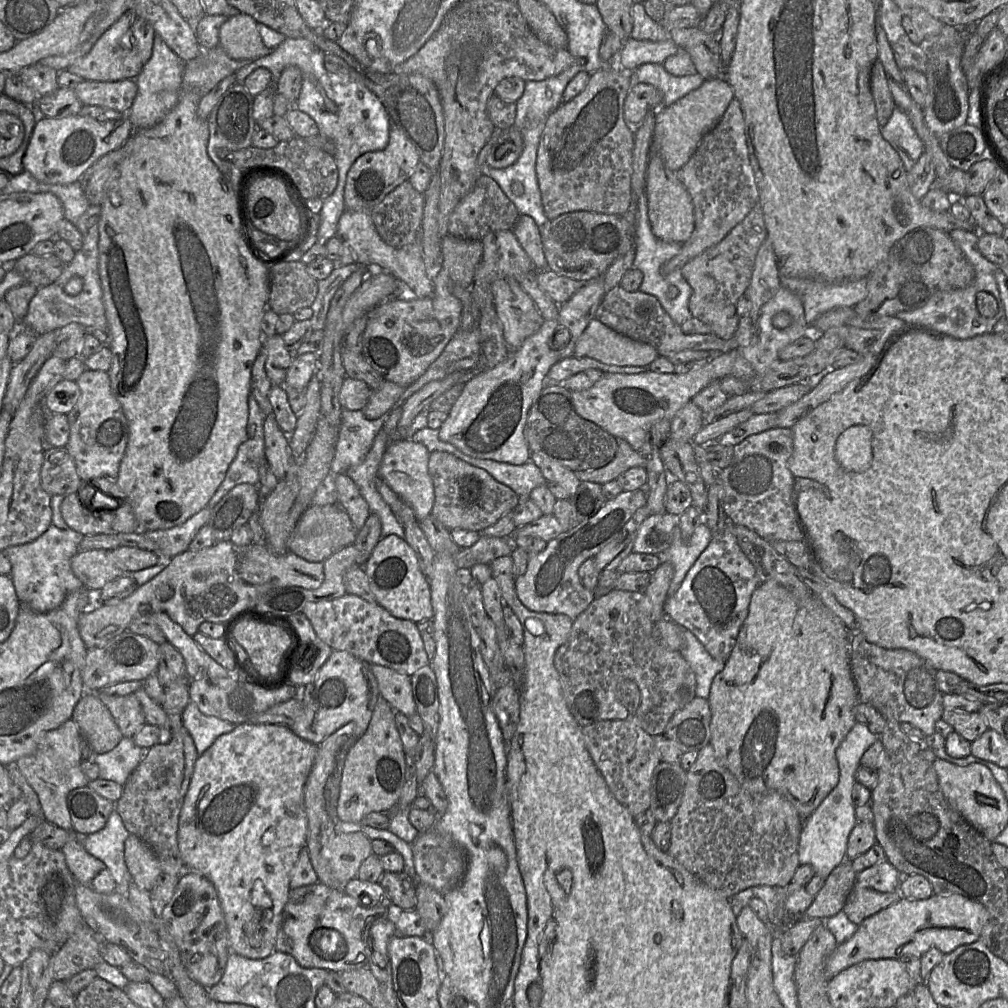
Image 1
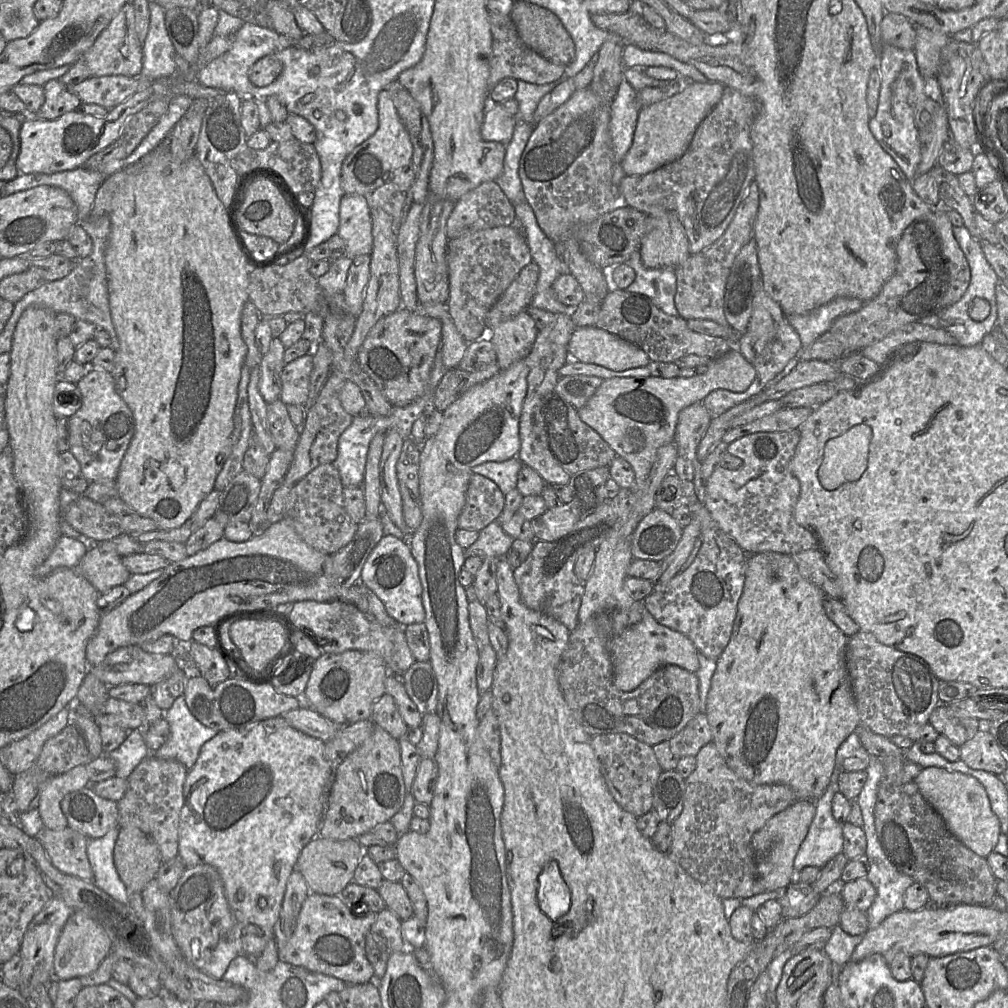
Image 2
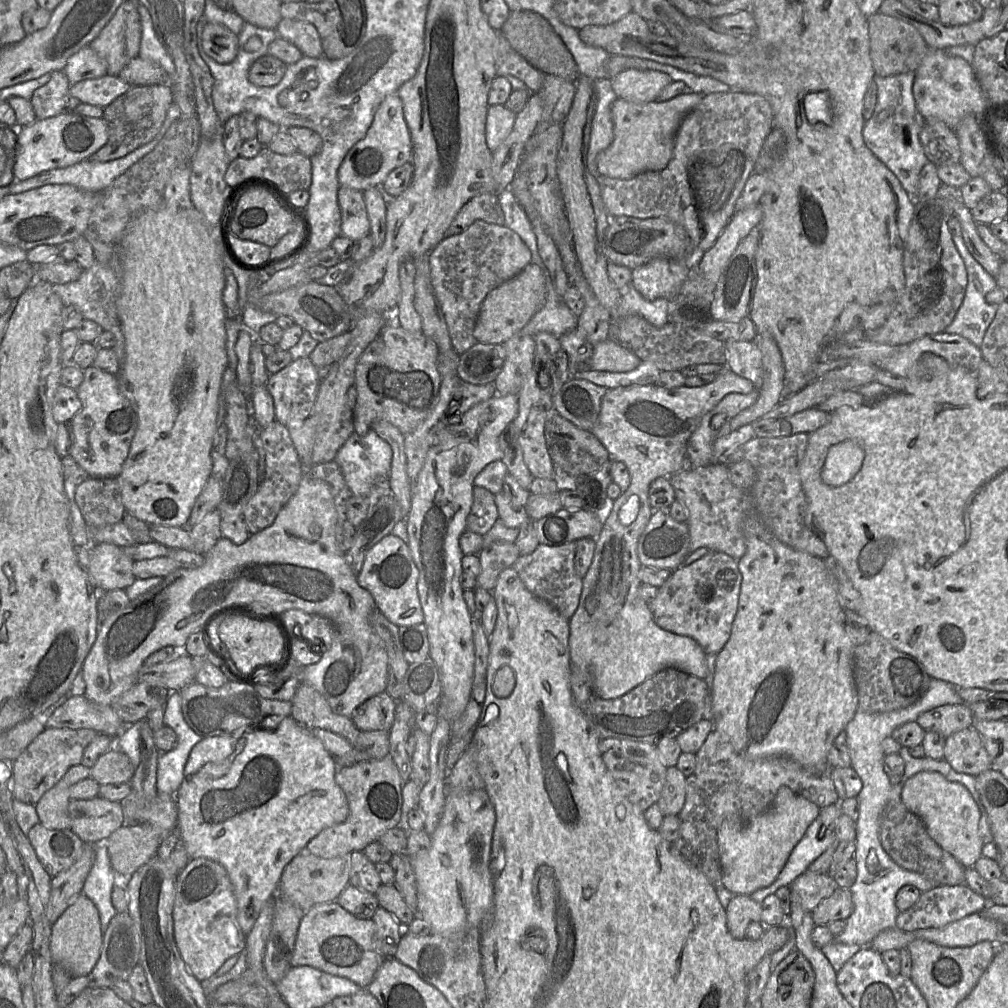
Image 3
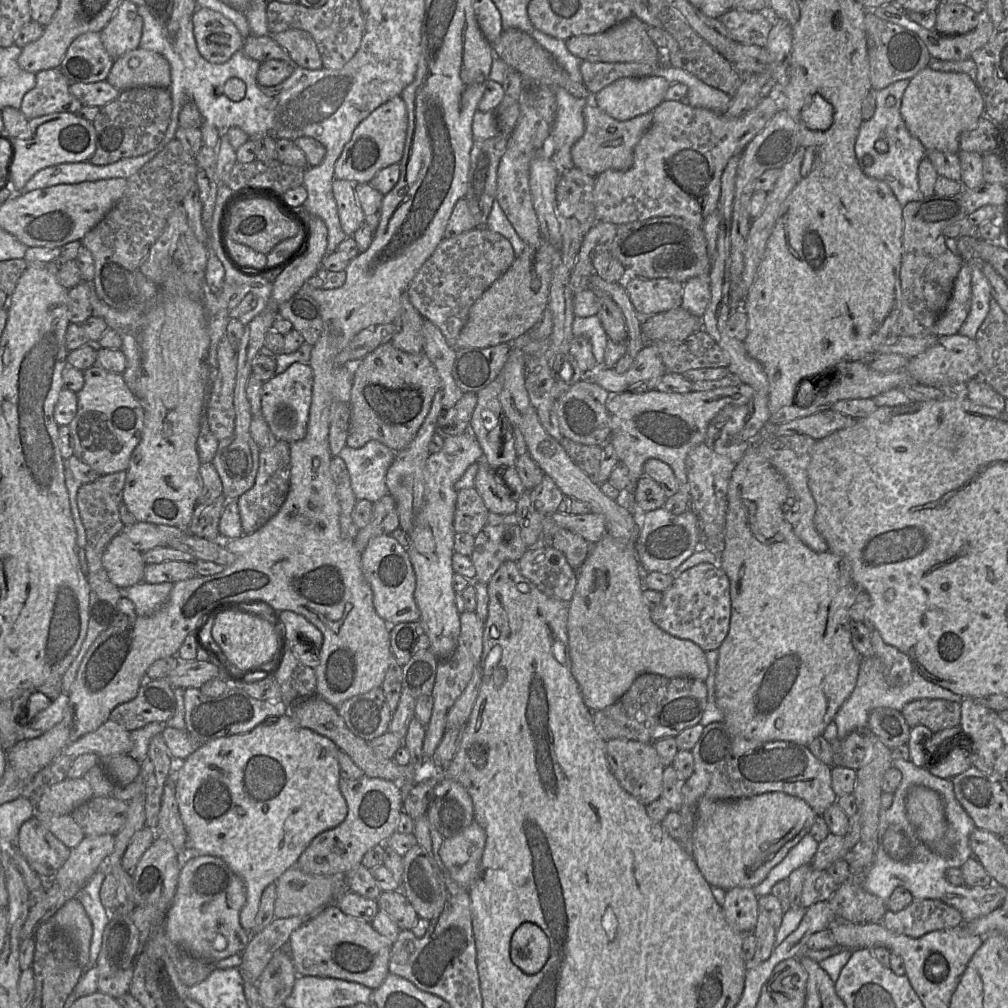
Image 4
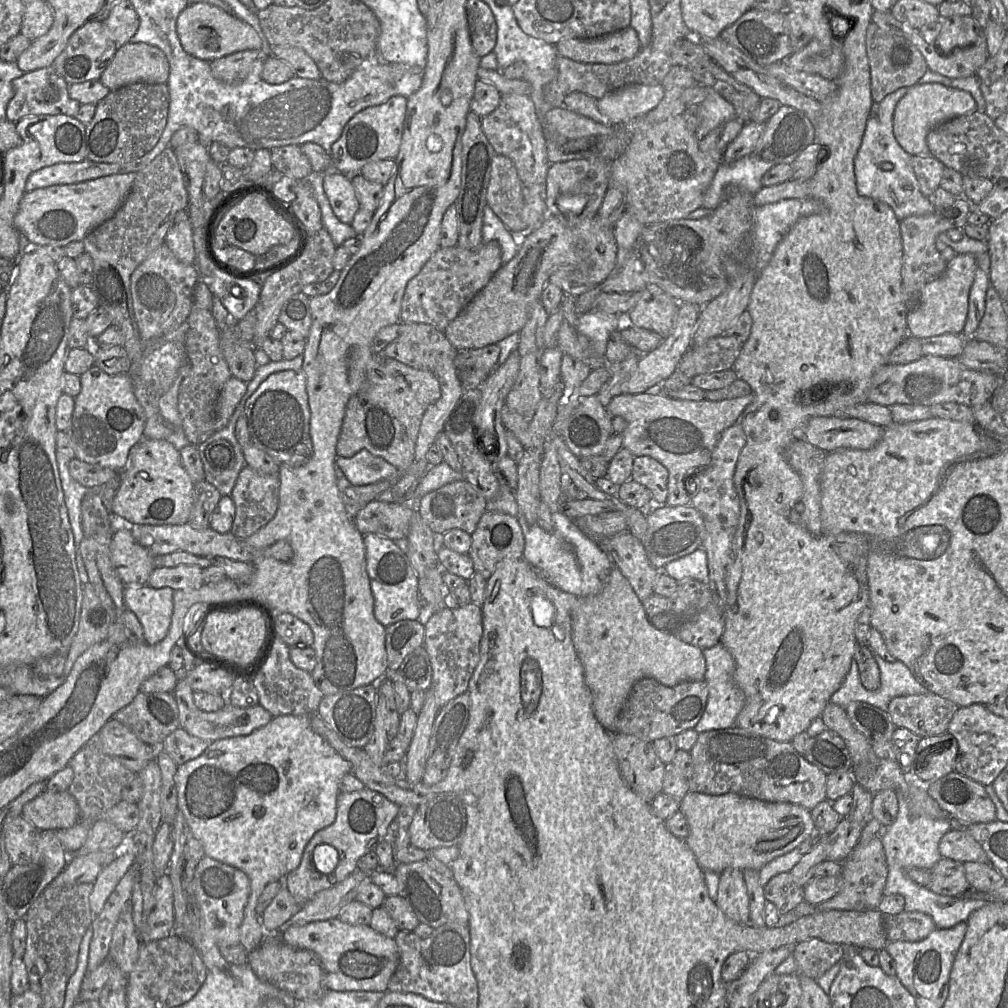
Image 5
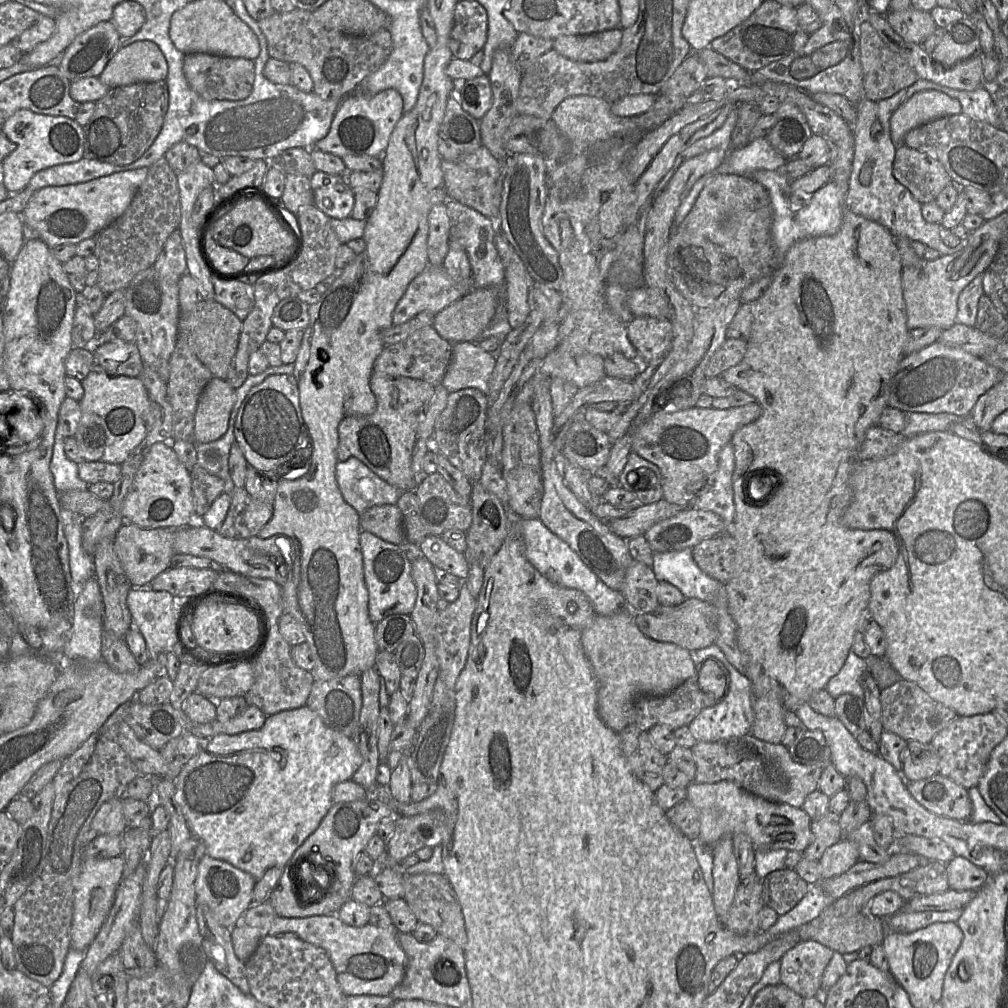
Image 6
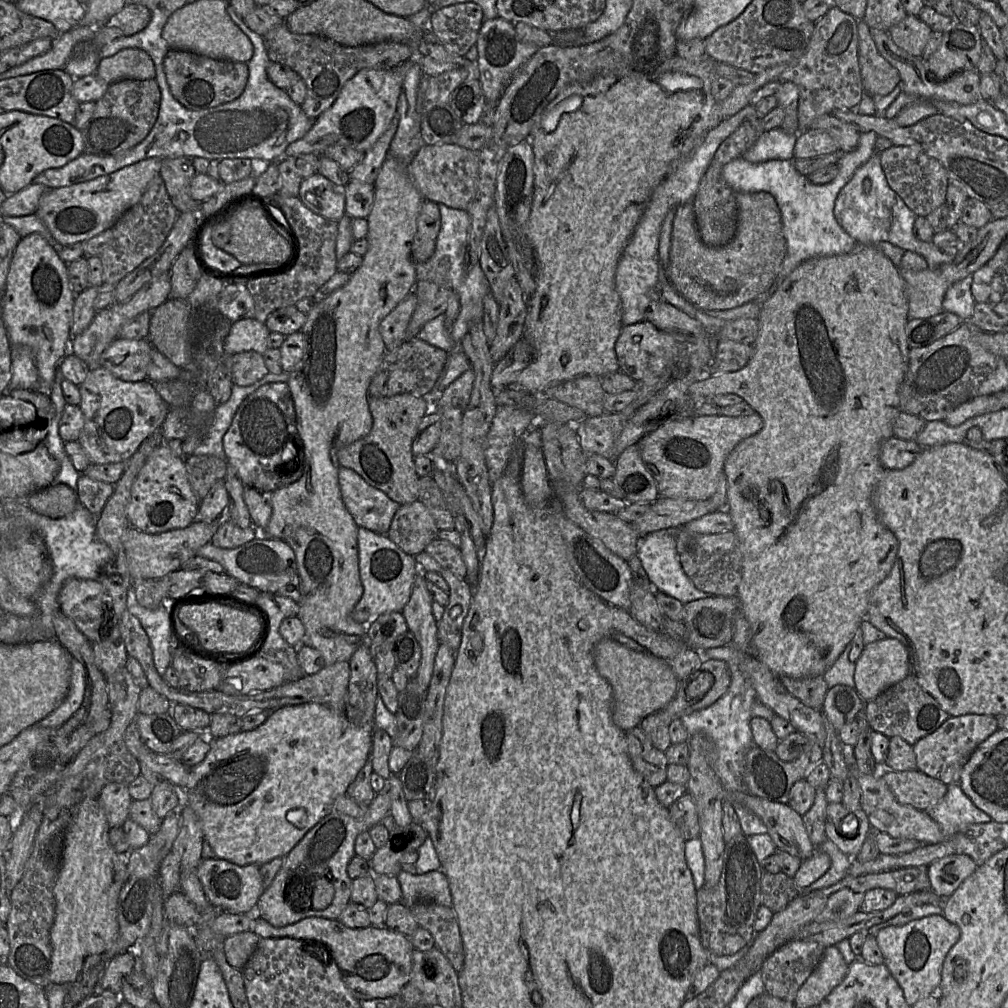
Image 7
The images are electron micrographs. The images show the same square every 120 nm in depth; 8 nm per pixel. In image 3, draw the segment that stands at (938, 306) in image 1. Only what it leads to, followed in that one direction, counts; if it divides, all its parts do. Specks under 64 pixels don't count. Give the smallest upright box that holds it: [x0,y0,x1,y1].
[944,233,998,348]

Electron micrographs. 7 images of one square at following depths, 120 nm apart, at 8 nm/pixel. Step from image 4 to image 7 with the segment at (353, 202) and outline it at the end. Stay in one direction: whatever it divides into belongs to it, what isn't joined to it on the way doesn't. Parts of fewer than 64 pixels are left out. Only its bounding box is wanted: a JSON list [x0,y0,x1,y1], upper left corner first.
[299,173,346,222]

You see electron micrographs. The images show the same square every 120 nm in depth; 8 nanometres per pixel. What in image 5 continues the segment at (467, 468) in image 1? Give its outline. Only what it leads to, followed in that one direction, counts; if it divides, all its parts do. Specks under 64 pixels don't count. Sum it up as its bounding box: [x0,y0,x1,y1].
[415,479,487,536]

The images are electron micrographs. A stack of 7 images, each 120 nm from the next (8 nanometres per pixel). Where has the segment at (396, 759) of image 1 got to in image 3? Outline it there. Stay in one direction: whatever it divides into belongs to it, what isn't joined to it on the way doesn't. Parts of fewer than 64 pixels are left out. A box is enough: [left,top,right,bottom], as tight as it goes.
[305,754,403,859]

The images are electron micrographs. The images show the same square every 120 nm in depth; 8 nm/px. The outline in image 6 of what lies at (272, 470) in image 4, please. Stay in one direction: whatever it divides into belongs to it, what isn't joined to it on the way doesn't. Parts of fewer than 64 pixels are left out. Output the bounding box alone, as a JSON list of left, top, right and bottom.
[218,487,274,538]

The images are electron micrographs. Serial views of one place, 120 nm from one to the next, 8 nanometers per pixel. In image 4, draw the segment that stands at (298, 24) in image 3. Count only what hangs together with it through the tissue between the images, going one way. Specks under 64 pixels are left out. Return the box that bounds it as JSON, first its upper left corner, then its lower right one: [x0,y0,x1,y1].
[270,29,323,70]

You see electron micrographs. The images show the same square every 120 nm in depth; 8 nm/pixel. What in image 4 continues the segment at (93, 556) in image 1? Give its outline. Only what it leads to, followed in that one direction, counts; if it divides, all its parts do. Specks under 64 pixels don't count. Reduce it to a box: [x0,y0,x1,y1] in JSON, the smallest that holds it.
[102,532,144,591]

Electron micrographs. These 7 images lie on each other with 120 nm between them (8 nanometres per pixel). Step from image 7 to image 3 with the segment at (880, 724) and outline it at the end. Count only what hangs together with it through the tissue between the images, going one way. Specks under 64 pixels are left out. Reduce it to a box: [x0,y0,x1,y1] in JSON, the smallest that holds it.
[916,704,974,737]

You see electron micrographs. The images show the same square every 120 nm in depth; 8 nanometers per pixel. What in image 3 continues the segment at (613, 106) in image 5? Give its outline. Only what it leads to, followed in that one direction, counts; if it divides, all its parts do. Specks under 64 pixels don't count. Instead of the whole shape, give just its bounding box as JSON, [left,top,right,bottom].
[611,69,672,103]

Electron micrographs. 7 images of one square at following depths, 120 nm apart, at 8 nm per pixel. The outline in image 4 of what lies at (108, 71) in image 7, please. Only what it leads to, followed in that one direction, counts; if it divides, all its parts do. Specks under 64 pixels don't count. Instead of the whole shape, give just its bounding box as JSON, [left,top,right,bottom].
[106,47,170,91]

